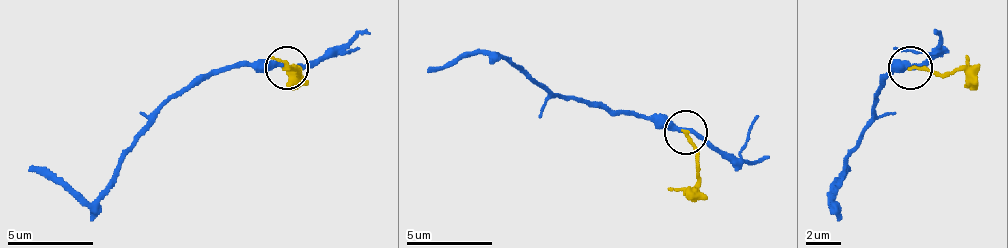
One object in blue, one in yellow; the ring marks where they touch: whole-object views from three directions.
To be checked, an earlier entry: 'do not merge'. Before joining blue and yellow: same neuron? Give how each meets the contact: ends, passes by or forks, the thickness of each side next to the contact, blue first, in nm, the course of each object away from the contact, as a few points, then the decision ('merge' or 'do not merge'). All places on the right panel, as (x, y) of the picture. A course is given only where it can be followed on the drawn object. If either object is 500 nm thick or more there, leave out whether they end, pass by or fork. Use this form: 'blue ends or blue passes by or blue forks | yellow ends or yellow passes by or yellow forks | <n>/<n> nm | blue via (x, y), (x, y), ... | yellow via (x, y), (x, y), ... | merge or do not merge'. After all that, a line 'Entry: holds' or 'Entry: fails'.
blue passes by | yellow ends | 240/200 nm | blue via (911, 66), (885, 75), (872, 122), (829, 200), (851, 165) | yellow via (911, 66), (941, 75), (963, 66), (967, 53) | do not merge
Entry: holds

